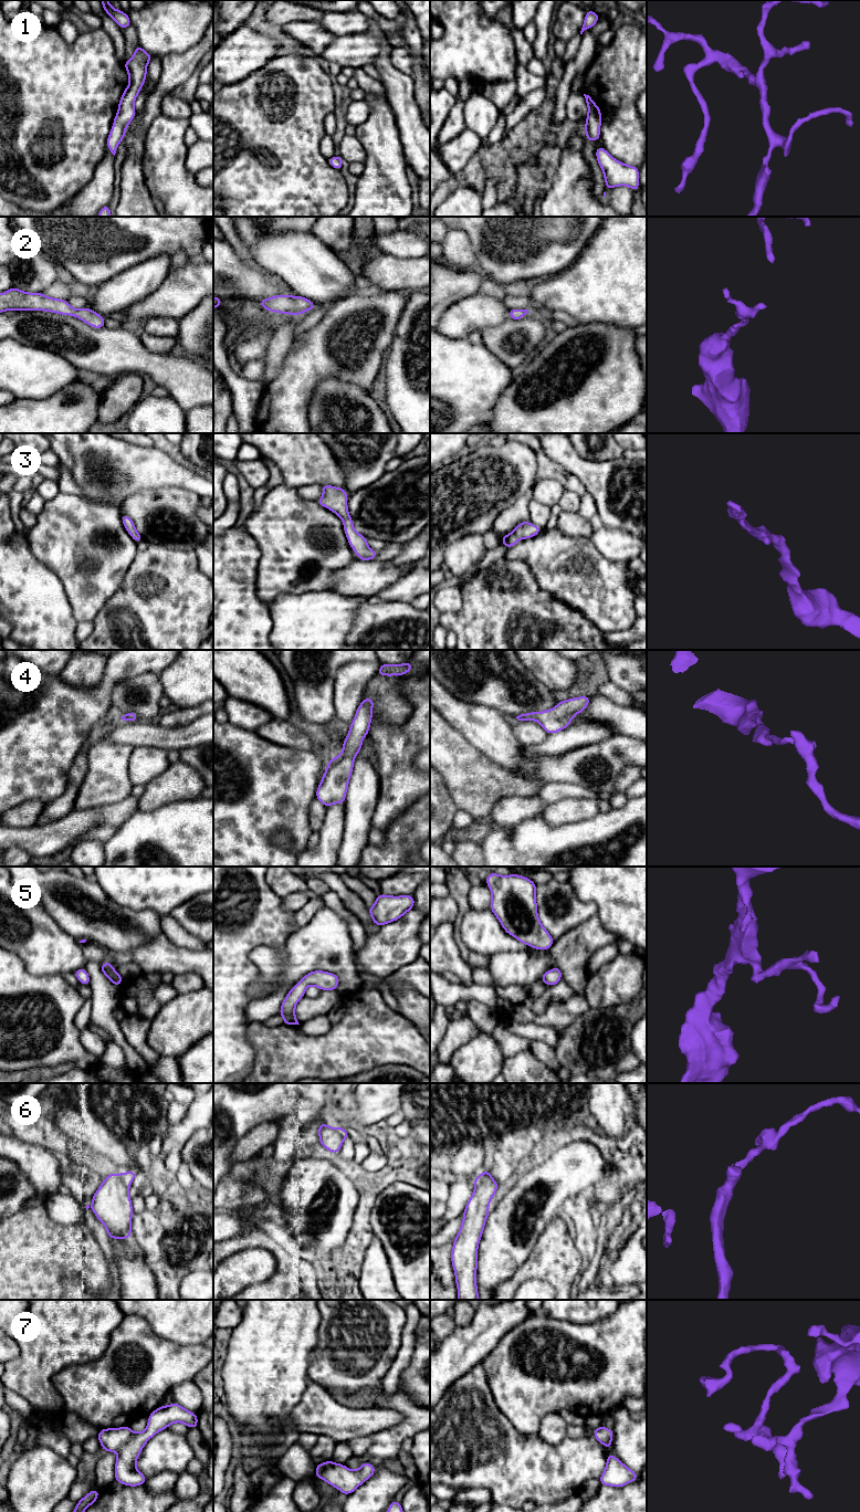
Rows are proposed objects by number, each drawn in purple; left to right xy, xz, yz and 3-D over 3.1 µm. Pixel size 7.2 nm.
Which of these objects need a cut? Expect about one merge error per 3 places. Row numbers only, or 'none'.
6

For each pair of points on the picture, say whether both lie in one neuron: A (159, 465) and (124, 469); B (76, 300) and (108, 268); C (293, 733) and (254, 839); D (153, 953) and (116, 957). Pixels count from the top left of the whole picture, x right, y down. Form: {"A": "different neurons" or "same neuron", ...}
{"A": "same neuron", "B": "different neurons", "C": "different neurons", "D": "same neuron"}

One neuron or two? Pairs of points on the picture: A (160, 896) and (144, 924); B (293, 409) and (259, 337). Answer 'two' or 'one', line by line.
A: two
B: one

